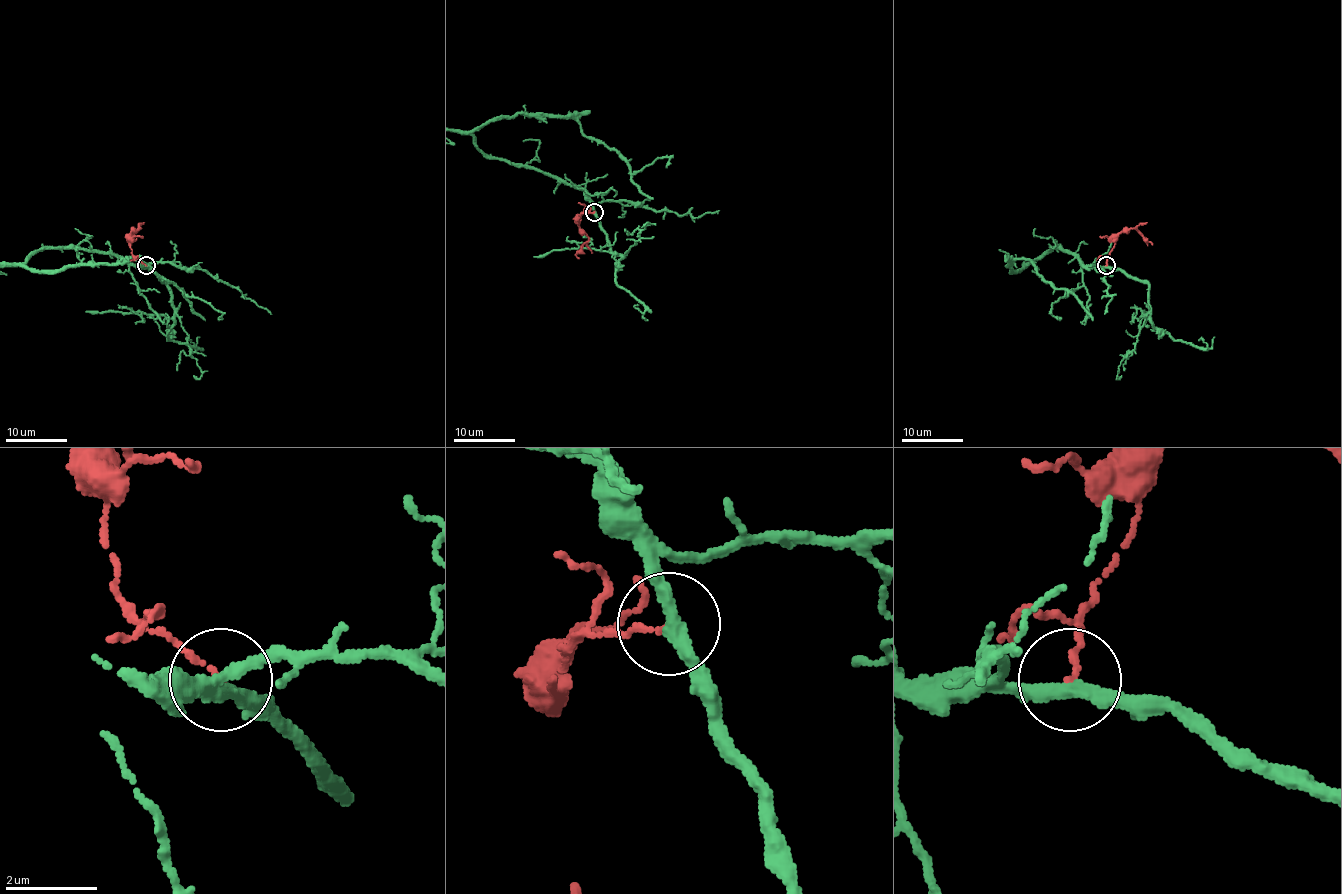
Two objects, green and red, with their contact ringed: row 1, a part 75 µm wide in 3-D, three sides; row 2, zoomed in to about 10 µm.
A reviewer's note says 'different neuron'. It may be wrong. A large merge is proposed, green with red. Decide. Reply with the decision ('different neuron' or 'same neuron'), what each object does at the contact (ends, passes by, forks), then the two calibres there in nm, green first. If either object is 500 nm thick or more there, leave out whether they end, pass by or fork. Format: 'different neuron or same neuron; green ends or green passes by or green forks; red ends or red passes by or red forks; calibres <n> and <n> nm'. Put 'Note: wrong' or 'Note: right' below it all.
different neuron; green passes by; red ends; calibres 300 and 120 nm
Note: right

